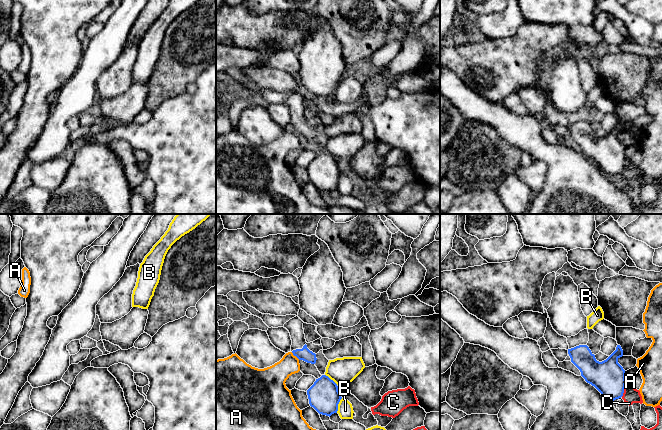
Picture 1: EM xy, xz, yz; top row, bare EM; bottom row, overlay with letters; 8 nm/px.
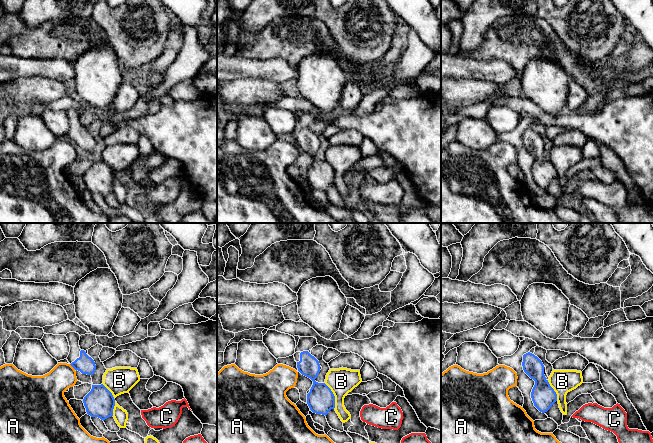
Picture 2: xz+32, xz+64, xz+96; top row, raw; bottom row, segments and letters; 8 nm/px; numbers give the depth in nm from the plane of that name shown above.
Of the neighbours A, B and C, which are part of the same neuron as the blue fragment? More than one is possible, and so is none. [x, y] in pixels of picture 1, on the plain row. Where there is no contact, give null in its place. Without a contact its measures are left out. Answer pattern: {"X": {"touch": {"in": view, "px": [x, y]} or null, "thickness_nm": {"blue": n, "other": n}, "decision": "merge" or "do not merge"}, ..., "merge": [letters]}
{"A": {"touch": {"in": "xz", "px": [295, 131]}, "thickness_nm": {"blue": 100, "other": 190}, "decision": "do not merge"}, "B": {"touch": {"in": "xz", "px": [337, 181]}, "thickness_nm": {"blue": 240, "other": 130}, "decision": "do not merge"}, "C": {"touch": {"in": "yz", "px": [623, 165]}, "thickness_nm": {"blue": 280, "other": 130}, "decision": "do not merge"}, "merge": []}

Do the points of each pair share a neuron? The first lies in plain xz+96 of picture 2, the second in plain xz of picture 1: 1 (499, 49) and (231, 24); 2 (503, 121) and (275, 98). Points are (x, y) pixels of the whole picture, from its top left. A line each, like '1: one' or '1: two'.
1: one
2: two

